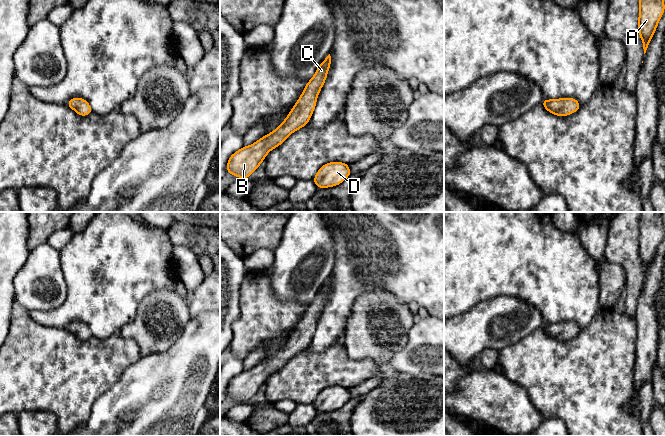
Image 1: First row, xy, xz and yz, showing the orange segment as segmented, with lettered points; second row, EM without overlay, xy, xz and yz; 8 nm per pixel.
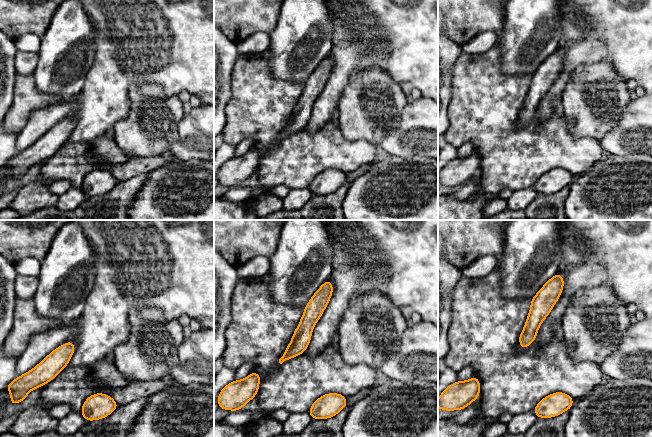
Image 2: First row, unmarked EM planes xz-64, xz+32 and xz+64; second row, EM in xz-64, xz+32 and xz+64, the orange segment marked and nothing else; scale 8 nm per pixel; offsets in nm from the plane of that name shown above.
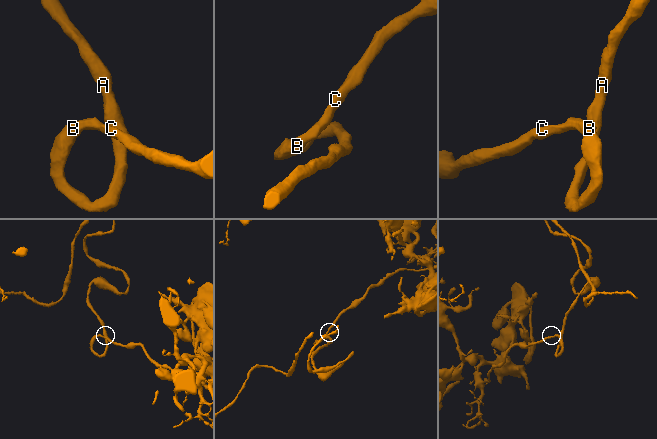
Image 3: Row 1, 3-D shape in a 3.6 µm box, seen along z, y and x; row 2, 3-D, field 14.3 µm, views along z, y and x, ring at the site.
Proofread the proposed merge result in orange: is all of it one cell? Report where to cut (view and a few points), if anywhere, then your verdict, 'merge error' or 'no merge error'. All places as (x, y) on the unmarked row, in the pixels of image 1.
cut none; no merge error

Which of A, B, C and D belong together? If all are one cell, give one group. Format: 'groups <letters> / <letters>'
groups A B C D

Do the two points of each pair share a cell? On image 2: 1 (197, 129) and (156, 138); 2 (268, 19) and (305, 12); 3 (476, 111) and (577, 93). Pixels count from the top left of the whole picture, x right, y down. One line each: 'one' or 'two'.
1: two
2: two
3: two

